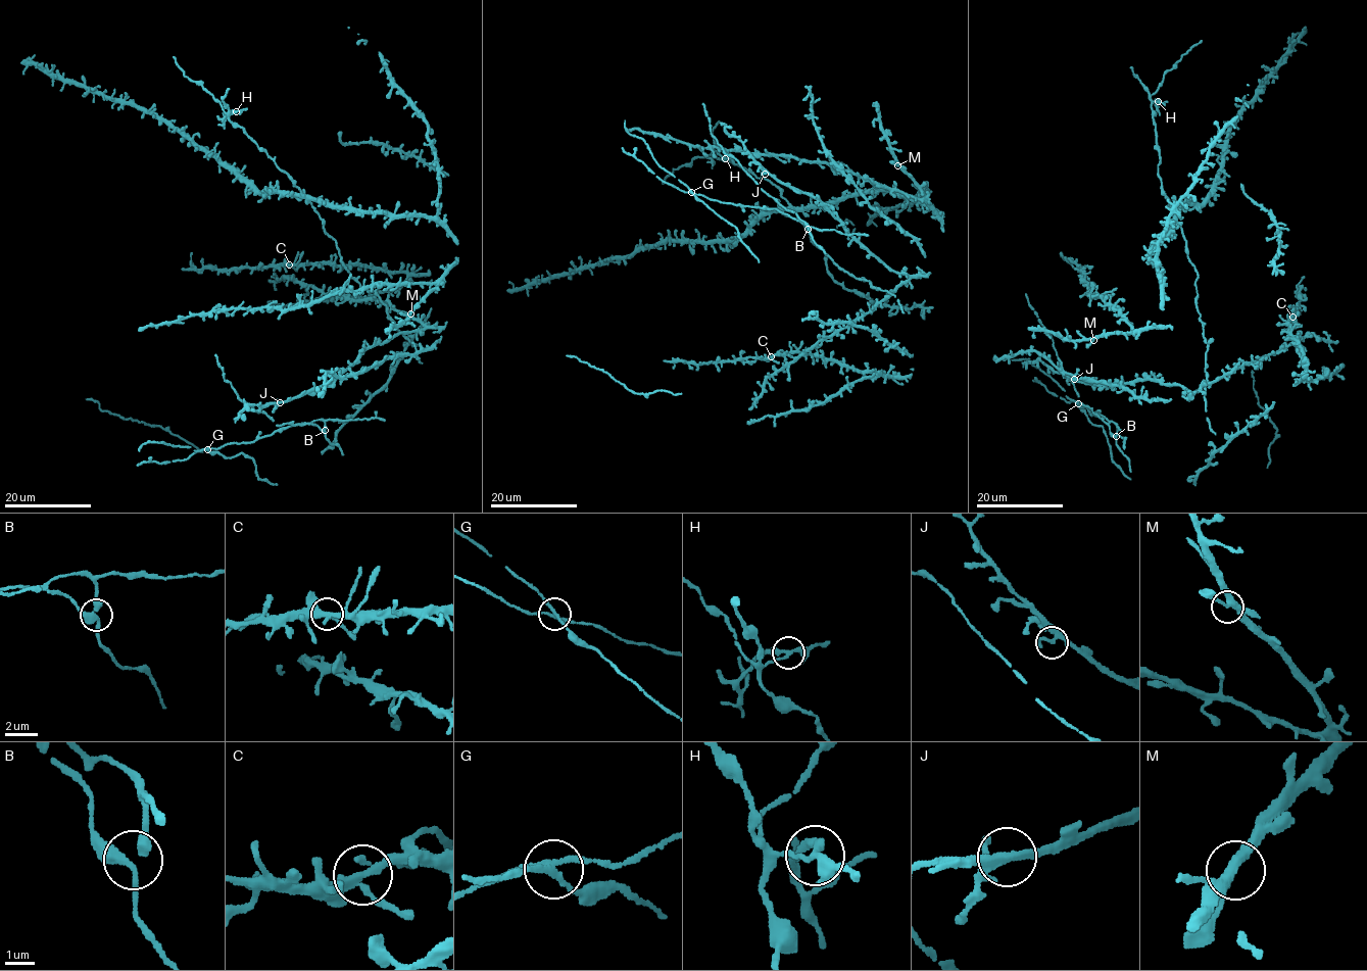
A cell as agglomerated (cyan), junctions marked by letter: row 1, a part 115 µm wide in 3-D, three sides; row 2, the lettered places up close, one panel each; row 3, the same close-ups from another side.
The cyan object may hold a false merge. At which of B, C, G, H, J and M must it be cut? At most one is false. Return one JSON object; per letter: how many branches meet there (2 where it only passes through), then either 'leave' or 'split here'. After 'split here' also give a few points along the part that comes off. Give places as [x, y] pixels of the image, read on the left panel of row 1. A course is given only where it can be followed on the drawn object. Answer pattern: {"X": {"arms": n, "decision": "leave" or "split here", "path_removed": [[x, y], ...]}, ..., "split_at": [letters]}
{"B": {"arms": 3, "decision": "leave"}, "C": {"arms": 3, "decision": "leave"}, "G": {"arms": 4, "decision": "leave"}, "H": {"arms": 3, "decision": "split here", "path_removed": [[236, 111], [231, 110], [223, 119], [223, 112]]}, "J": {"arms": 3, "decision": "leave"}, "M": {"arms": 3, "decision": "leave"}, "split_at": ["H"]}

